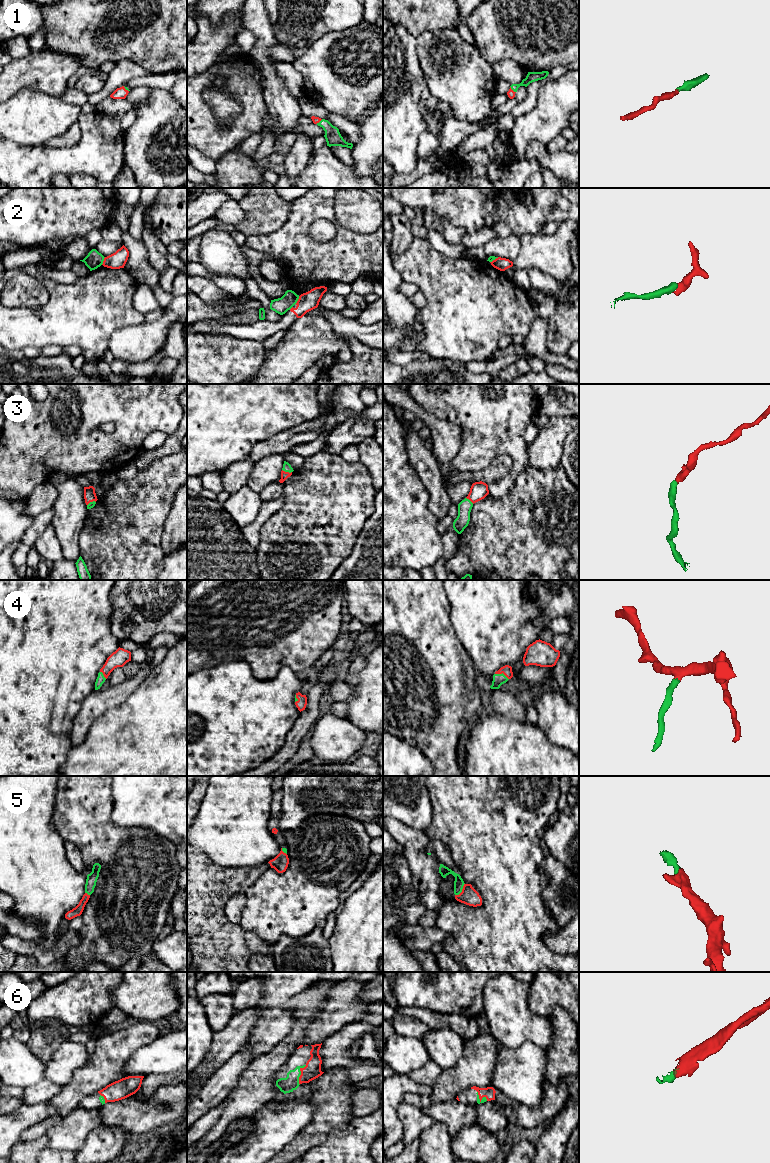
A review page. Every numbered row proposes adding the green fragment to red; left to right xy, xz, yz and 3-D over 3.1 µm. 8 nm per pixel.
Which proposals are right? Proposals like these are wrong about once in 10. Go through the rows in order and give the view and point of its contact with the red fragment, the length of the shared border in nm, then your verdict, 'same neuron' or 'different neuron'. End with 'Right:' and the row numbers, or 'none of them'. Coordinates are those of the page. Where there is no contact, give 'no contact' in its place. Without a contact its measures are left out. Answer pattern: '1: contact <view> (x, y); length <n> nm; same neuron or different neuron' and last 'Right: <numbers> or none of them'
1: contact yz (511, 89); length 70 nm; same neuron
2: contact xy (103, 261); length 70 nm; different neuron
3: contact xz (287, 472); length 80 nm; same neuron
4: contact yz (502, 672); length 120 nm; same neuron
5: contact yz (462, 890); length 130 nm; same neuron
6: contact xz (301, 1074); length 170 nm; same neuron
Right: 1, 3, 4, 5, 6

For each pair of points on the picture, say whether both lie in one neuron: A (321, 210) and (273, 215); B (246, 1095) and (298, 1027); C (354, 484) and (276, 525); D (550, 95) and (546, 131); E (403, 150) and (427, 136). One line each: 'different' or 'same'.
A: different
B: same
C: same
D: same
E: different

